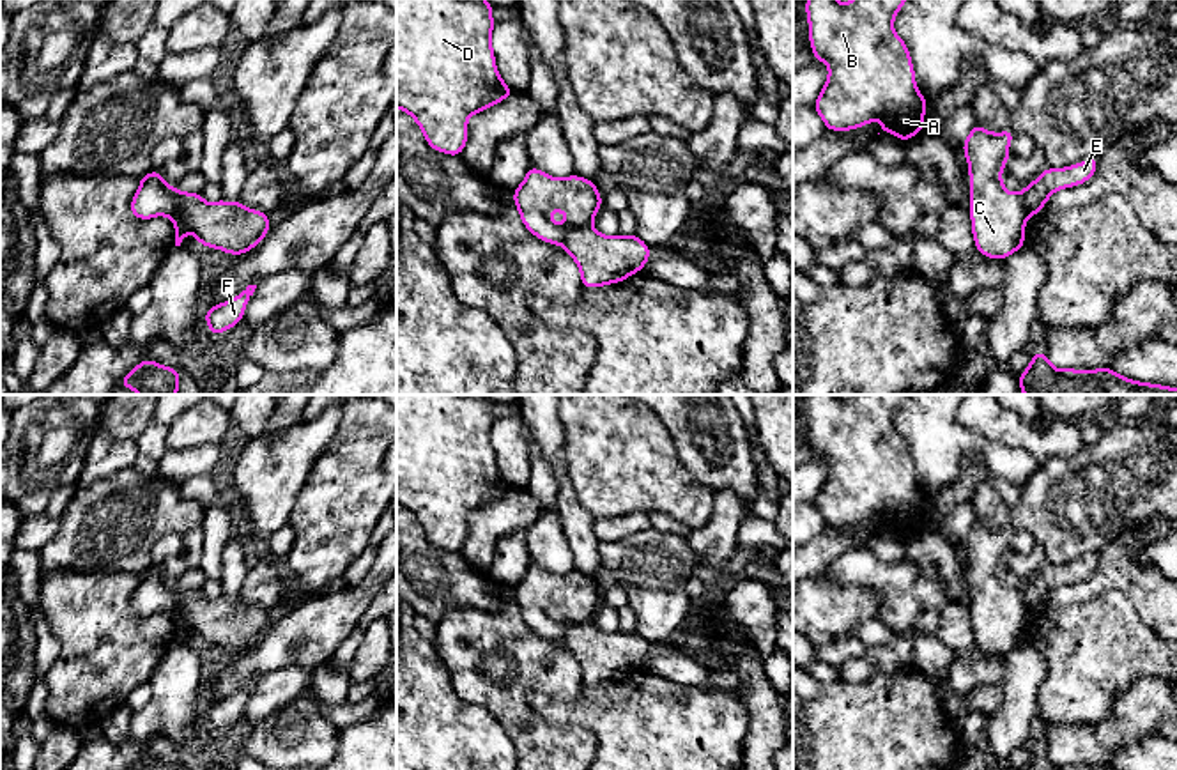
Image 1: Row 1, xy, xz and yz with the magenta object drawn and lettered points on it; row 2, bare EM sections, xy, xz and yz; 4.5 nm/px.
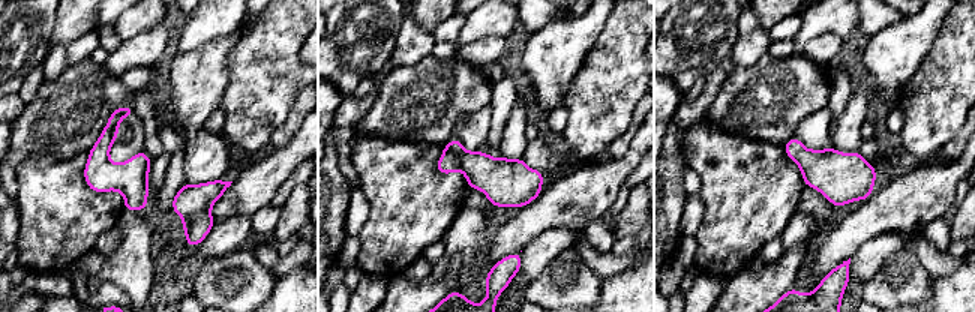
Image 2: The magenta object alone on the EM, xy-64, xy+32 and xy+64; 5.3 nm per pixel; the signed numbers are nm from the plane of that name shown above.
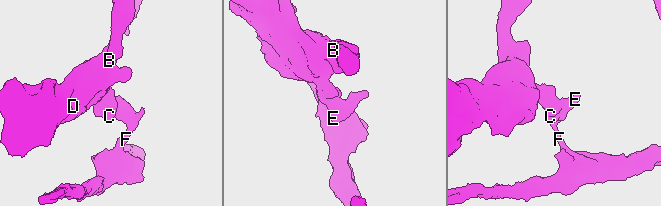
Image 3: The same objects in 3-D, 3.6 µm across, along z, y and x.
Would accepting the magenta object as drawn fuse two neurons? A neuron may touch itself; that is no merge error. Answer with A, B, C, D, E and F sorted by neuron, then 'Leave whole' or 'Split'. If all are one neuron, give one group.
Groups: A B C D / E F. Split

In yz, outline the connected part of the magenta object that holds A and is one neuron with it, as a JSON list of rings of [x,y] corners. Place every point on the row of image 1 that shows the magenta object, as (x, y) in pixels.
[[[807,0],[807,4],[805,4],[805,14],[807,14],[807,21],[809,21],[807,32],[809,32],[811,48],[812,48],[812,53],[814,53],[814,62],[827,62],[828,64],[827,81],[825,81],[823,90],[819,92],[816,103],[812,104],[812,108],[823,119],[828,131],[851,131],[851,129],[858,129],[865,124],[871,124],[873,120],[878,119],[881,122],[880,133],[896,135],[903,143],[908,138],[912,138],[913,135],[922,133],[927,99],[917,89],[915,69],[913,69],[913,64],[912,64],[908,46],[894,32],[894,18],[904,4],[906,4],[906,0],[851,0],[846,5],[837,2],[837,0]]]

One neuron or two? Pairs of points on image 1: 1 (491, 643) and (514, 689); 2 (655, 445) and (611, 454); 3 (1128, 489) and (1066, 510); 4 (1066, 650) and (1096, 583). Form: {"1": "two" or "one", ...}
{"1": "one", "2": "one", "3": "one", "4": "two"}

